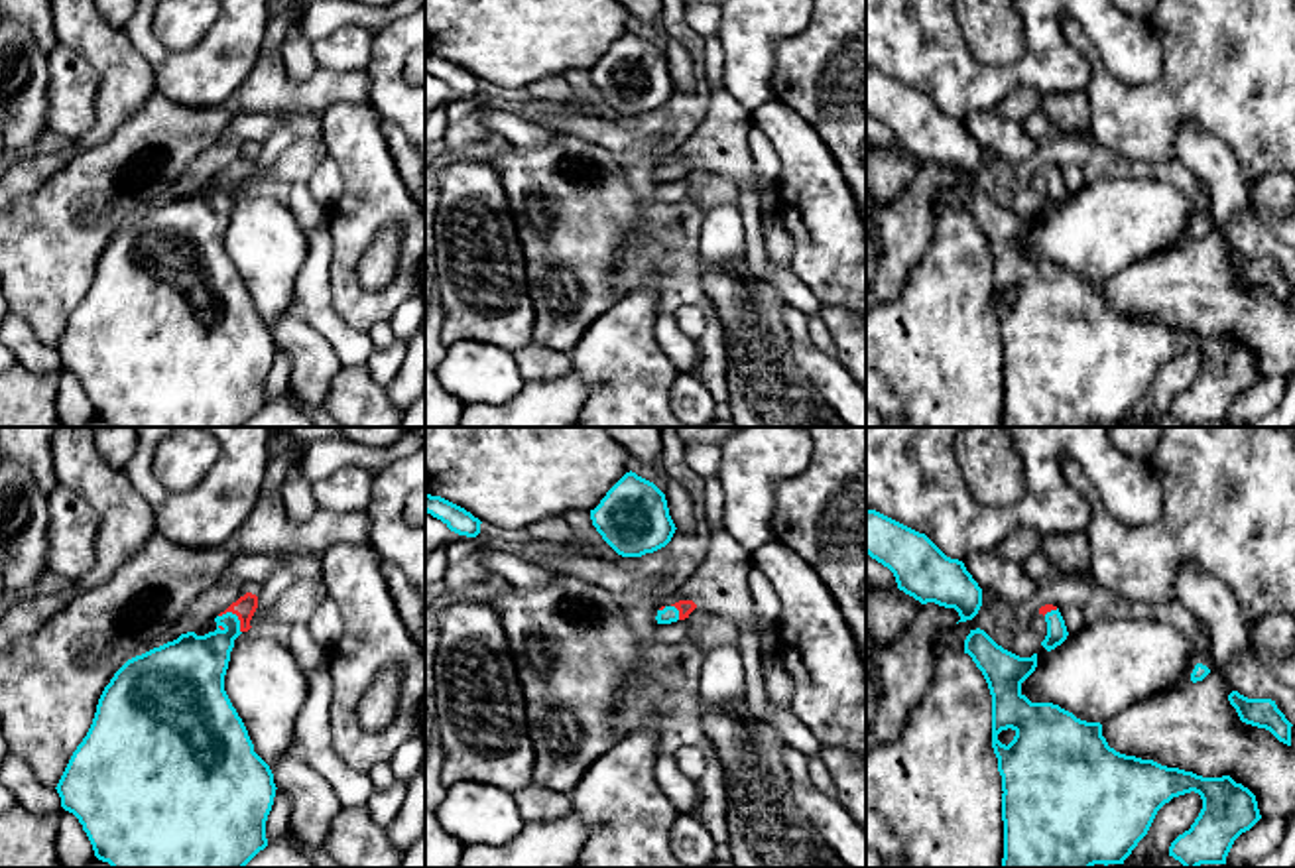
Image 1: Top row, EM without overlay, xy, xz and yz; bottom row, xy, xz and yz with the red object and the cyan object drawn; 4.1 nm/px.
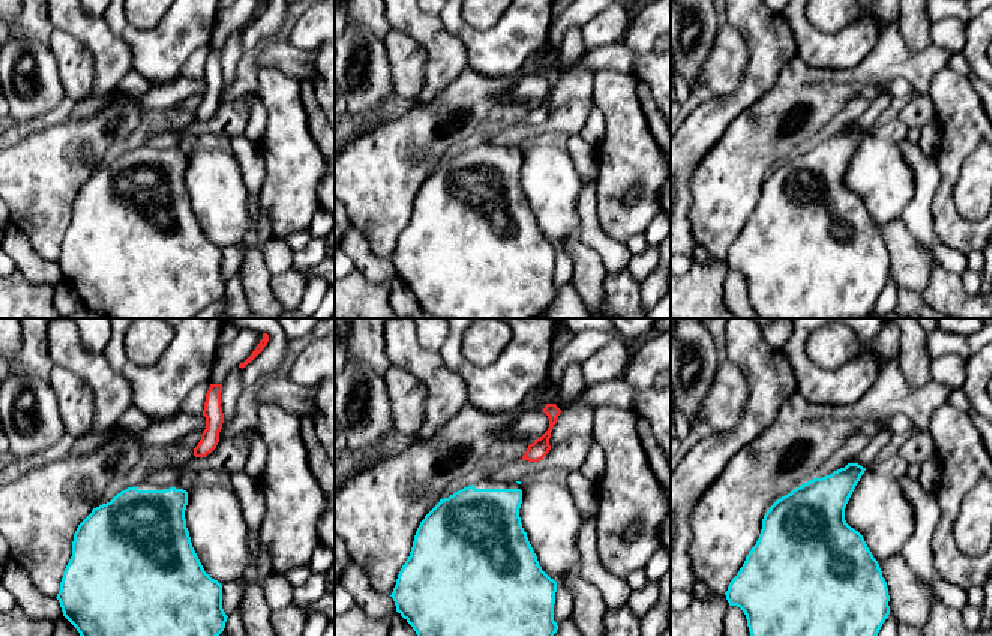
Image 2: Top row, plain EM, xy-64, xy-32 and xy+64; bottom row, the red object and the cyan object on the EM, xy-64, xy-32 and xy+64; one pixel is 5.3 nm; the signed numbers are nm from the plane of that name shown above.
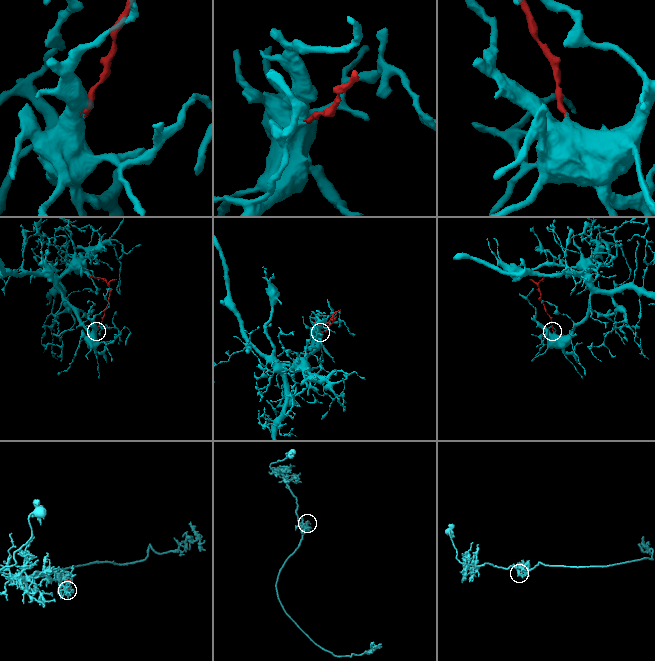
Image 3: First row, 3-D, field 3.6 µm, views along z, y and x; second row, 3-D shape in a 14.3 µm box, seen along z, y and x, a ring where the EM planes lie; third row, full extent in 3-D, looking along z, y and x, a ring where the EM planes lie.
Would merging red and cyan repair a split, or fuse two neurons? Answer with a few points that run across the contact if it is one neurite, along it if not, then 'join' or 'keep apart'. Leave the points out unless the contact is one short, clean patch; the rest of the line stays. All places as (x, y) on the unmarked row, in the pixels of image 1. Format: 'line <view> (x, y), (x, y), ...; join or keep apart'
line xy (245, 166), (237, 174), (227, 191), (197, 221); join

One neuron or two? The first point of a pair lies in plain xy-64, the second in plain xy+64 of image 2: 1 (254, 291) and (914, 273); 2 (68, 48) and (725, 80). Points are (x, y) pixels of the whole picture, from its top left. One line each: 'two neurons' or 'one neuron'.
1: one neuron
2: one neuron

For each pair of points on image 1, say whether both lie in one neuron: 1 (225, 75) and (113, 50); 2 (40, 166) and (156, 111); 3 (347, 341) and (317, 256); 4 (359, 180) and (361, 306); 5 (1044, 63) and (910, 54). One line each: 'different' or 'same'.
1: different
2: different
3: same
4: same
5: same

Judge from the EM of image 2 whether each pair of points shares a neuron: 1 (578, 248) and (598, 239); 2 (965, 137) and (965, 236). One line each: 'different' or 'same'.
1: different
2: same

